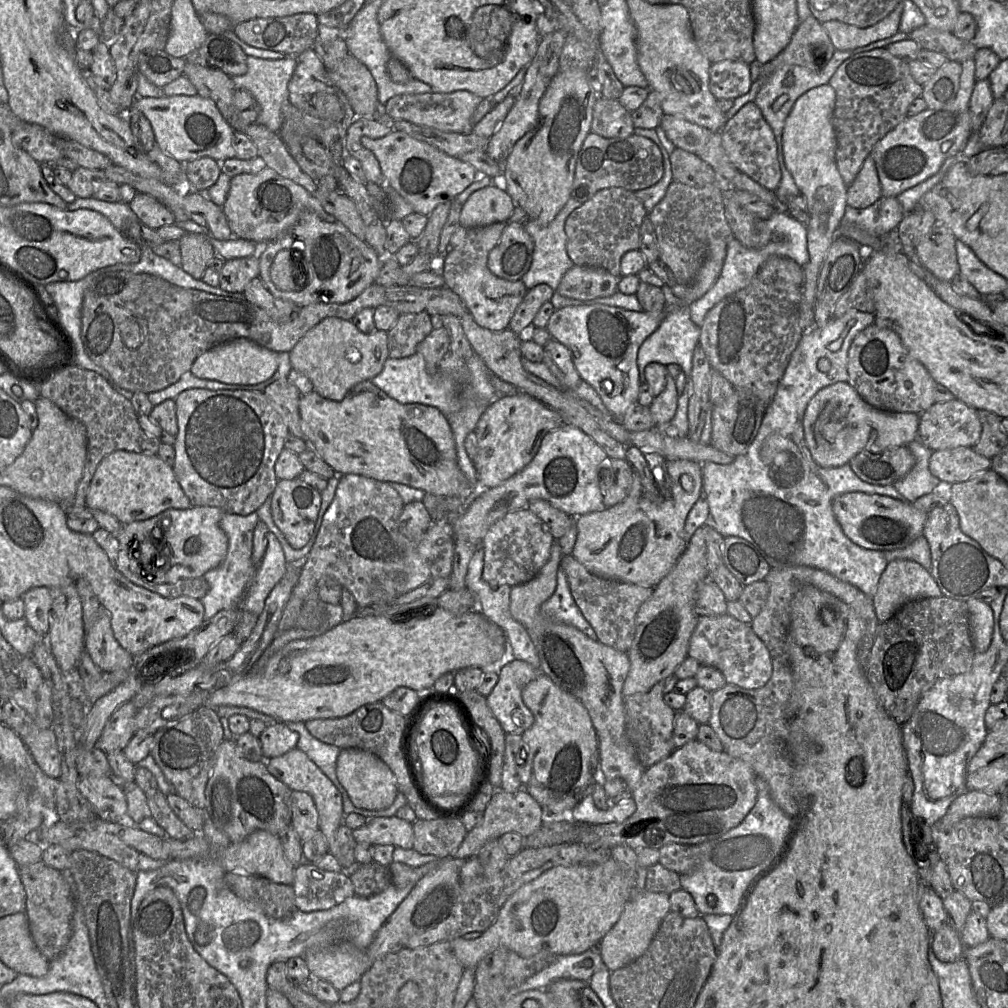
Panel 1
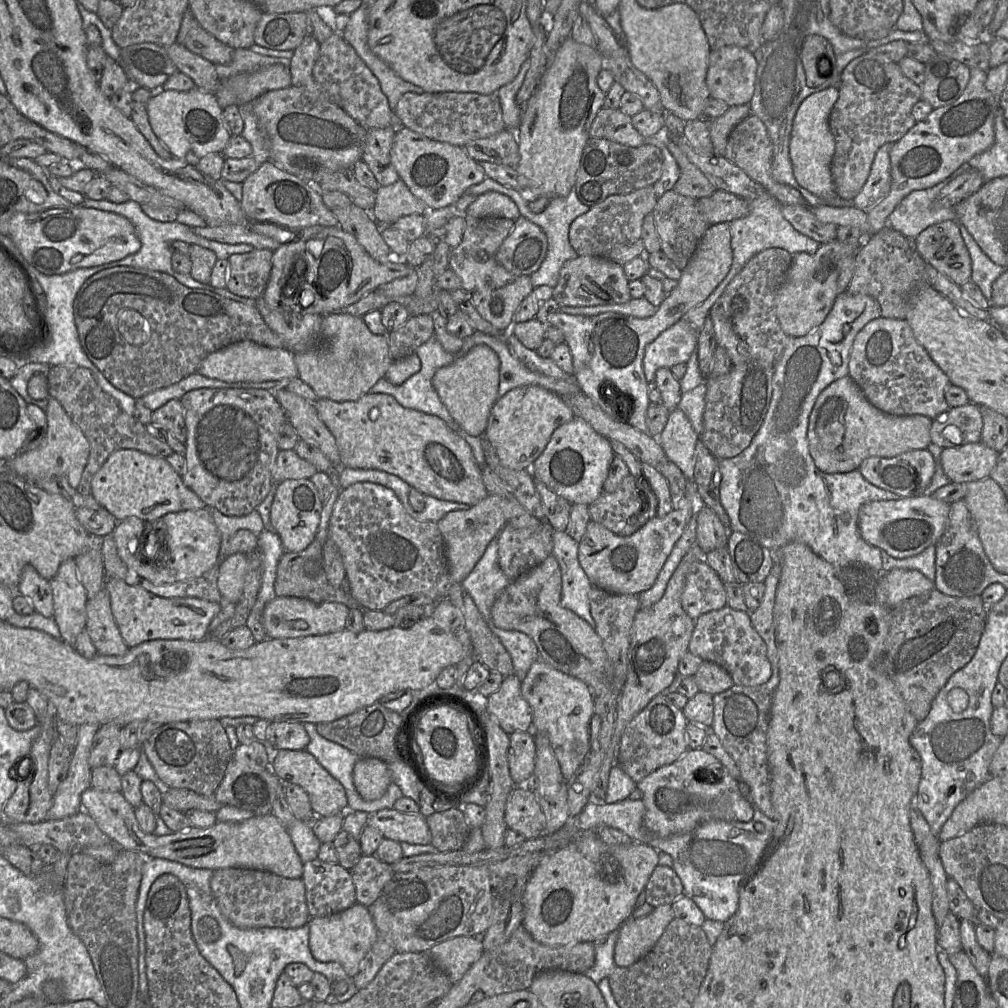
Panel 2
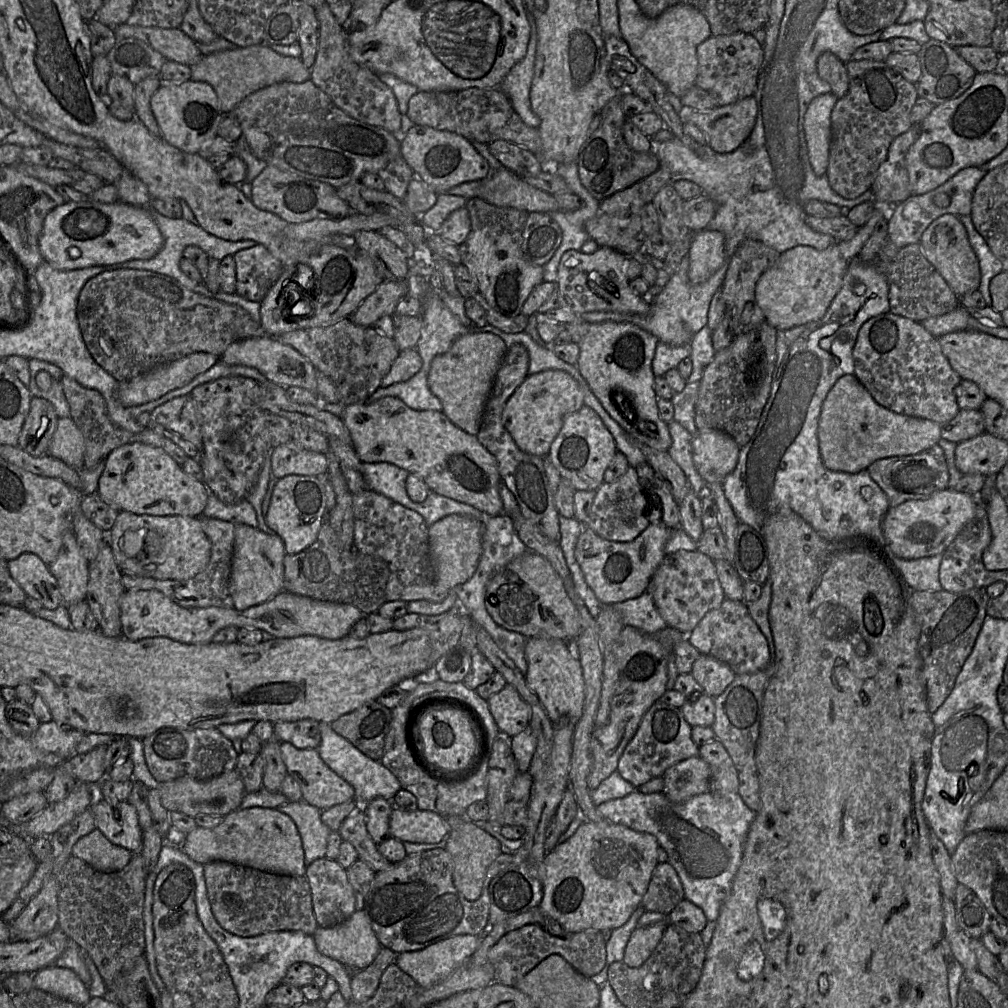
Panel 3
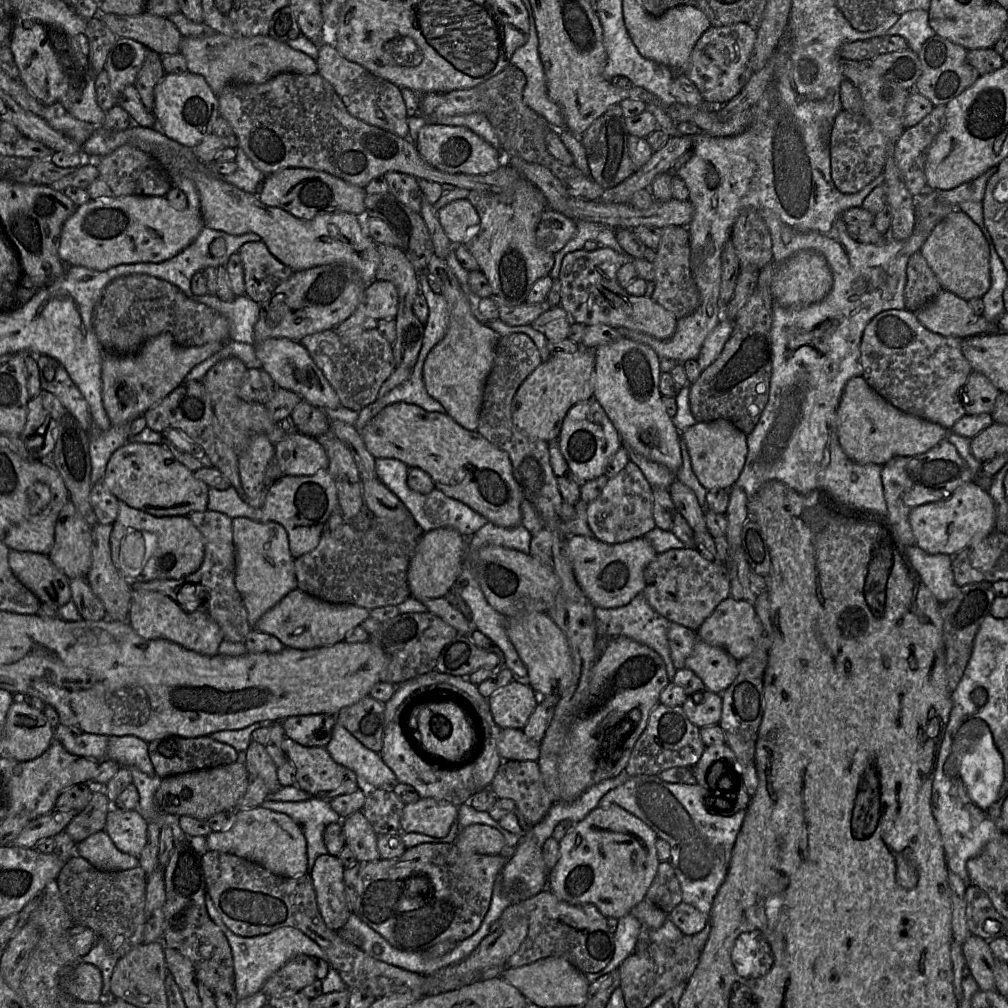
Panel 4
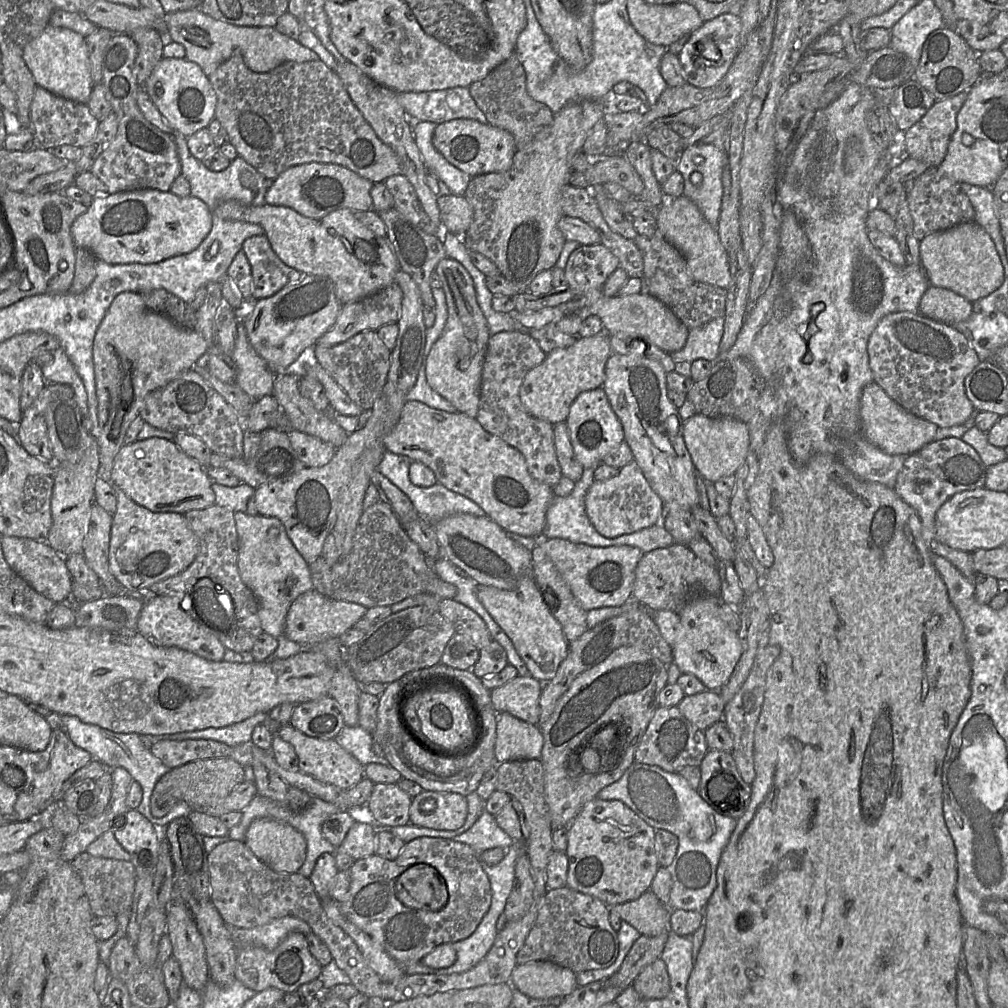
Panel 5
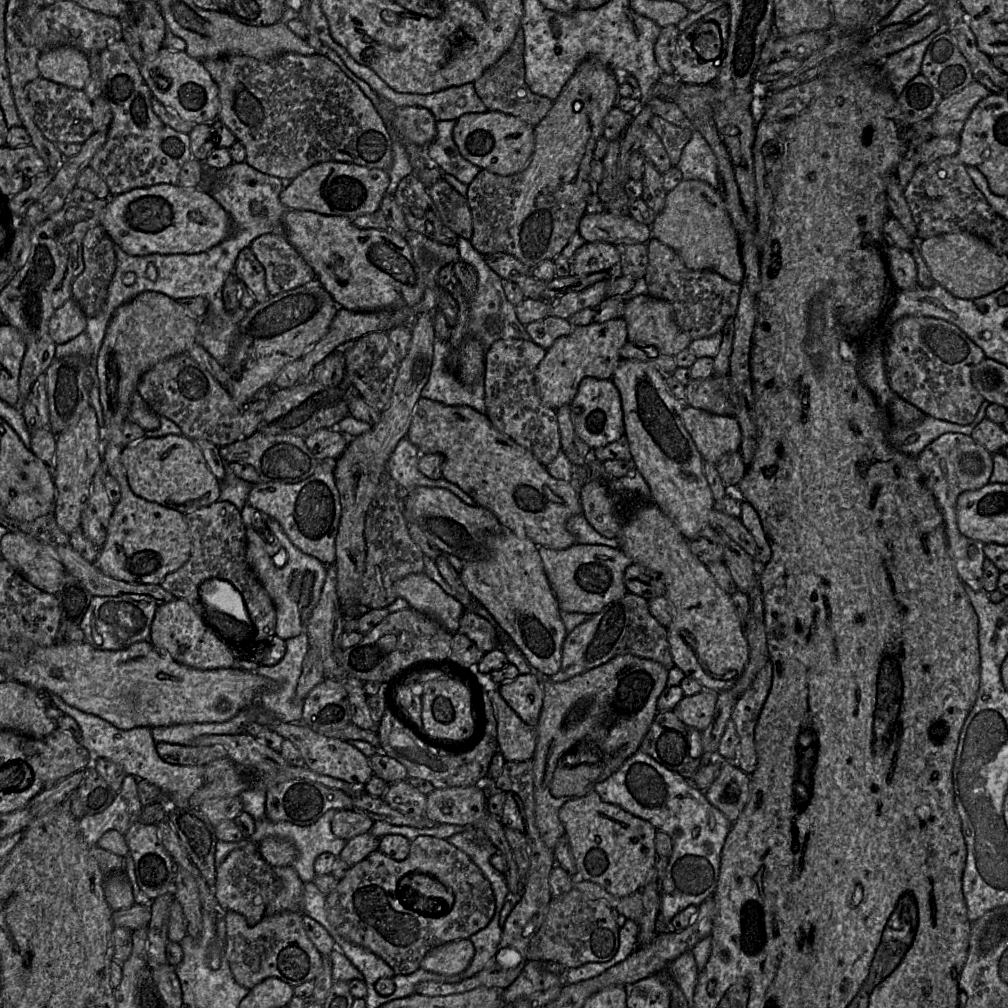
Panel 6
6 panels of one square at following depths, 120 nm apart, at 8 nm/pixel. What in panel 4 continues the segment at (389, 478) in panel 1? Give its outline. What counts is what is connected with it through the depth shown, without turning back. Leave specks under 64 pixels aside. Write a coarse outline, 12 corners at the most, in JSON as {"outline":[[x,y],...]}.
{"outline":[[396,402],[361,429],[505,528],[524,497],[509,455],[447,413]]}

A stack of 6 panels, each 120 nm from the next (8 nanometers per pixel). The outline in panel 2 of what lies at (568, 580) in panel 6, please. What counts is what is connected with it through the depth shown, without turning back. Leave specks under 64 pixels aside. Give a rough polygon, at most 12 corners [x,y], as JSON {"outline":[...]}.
{"outline":[[688,480],[677,508],[630,536],[591,519],[578,547],[591,584],[650,589],[700,498]]}

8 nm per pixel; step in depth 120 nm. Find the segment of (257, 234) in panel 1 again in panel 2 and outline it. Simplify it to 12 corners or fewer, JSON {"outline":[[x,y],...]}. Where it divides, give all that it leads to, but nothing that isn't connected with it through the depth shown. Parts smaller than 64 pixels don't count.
{"outline":[[267,160],[242,182],[249,221],[337,226],[313,180]]}

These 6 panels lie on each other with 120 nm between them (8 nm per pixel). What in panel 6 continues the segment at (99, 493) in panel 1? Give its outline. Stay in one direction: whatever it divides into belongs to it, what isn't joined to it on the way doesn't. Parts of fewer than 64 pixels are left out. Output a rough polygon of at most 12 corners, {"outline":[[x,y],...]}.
{"outline":[[184,435],[123,448],[130,488],[183,514],[218,501],[220,480]]}

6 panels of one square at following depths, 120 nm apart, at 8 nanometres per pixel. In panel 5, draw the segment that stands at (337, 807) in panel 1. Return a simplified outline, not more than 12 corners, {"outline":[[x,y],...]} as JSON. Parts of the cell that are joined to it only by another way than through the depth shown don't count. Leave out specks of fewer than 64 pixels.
{"outline":[[290,724],[278,736],[294,747],[299,771],[347,790],[364,766],[335,739]]}

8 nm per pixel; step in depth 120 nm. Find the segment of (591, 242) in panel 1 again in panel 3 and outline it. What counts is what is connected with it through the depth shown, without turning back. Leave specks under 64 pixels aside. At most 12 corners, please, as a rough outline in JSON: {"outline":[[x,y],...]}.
{"outline":[[658,168],[602,200],[585,224],[600,247],[643,249],[641,210],[669,181]]}

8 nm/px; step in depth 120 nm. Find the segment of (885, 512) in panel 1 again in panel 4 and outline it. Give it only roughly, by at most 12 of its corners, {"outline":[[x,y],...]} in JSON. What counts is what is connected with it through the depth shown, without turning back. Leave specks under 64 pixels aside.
{"outline":[[974,481],[915,507],[915,545],[955,555],[995,530],[996,509]]}

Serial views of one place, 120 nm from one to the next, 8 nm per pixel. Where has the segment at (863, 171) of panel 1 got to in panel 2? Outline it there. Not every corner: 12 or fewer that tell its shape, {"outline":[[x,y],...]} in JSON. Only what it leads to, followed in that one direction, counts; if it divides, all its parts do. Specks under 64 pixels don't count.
{"outline":[[888,142],[877,150],[867,181],[853,199],[868,211],[891,187]]}

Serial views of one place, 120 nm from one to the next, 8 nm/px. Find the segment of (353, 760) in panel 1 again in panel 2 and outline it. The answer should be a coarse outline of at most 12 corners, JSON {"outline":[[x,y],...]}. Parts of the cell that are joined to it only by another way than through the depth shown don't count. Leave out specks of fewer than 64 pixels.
{"outline":[[360,757],[353,783],[362,799],[381,798],[392,782],[388,764]]}

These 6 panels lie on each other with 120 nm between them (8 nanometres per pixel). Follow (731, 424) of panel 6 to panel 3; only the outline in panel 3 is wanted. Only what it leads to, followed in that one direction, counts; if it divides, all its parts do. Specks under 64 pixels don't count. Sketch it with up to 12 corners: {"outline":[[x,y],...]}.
{"outline":[[719,430],[692,439],[705,483],[721,483],[741,447]]}

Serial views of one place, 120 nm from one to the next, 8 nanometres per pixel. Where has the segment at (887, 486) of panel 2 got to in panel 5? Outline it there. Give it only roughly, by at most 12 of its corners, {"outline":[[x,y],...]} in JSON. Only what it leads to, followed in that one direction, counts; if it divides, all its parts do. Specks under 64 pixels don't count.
{"outline":[[961,439],[907,456],[894,490],[931,553],[973,579],[972,555],[936,538],[937,510],[983,488],[987,467]]}

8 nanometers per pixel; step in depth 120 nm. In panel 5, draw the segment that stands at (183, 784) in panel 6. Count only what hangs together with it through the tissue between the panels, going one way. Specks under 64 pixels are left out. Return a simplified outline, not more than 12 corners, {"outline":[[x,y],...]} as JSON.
{"outline":[[60,716],[76,746],[141,785],[136,810],[152,823],[152,792],[171,769],[139,734]]}

